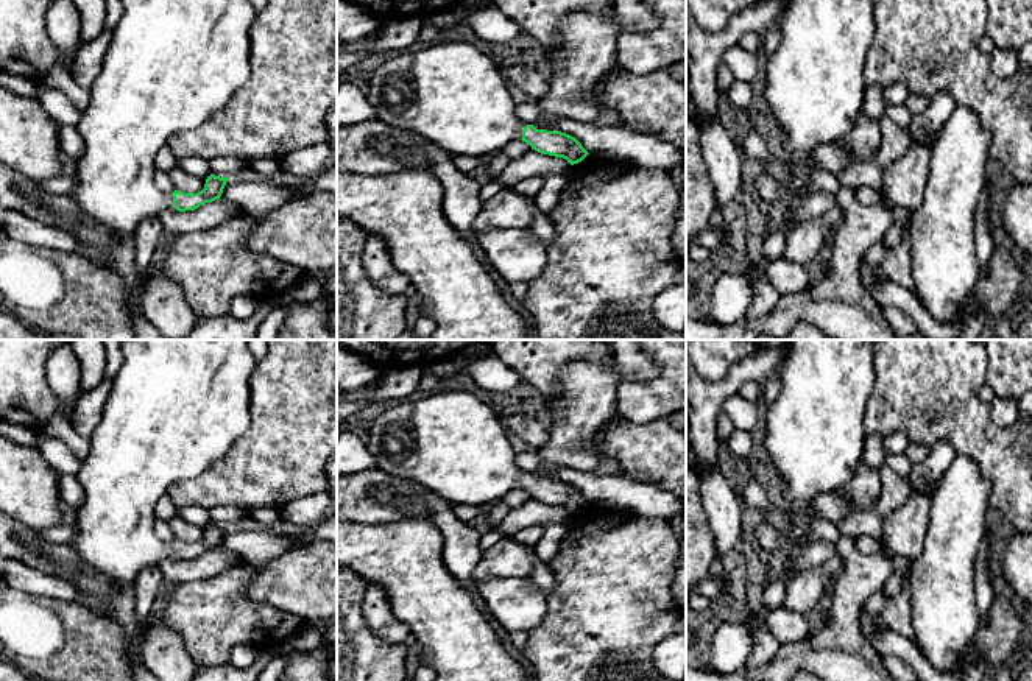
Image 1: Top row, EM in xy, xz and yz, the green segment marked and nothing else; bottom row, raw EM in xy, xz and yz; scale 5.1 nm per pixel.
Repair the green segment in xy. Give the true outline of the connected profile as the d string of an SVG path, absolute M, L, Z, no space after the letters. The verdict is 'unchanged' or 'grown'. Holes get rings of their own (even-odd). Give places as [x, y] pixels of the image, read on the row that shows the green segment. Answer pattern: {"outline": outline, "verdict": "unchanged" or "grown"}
{"outline": "M122 0L123 12L117 22L108 51L104 55L103 70L90 86L90 100L87 108L81 112L76 123L76 131L84 142L83 156L75 161L75 189L69 196L86 212L92 220L106 226L115 237L129 235L134 237L137 224L148 217L157 217L164 210L176 209L179 212L195 210L206 203L220 199L223 189L229 179L210 175L206 179L204 189L198 193L184 193L175 190L173 193L164 193L154 184L154 157L157 151L167 145L168 139L178 132L195 129L209 120L215 112L223 109L228 101L234 97L239 87L242 87L251 75L251 58L249 58L249 28L257 16L257 11L249 0Z", "verdict": "grown"}

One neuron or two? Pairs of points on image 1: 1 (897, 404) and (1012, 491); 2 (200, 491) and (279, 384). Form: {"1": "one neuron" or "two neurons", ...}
{"1": "one neuron", "2": "one neuron"}

